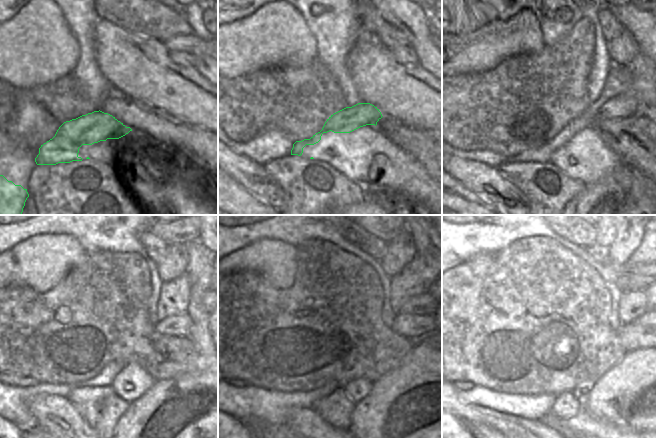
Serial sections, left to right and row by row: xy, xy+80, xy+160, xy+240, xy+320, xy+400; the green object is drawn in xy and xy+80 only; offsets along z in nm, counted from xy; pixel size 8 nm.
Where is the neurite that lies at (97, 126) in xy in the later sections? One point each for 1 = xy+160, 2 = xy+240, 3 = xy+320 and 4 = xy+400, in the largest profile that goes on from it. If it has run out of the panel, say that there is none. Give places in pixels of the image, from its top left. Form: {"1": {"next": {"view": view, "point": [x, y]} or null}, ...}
{"1": {"next": {"view": "xy+160", "point": [626, 104]}}, "2": {"next": {"view": "xy+240", "point": [178, 325]}}, "3": {"next": {"view": "xy+320", "point": [410, 326]}}, "4": {"next": {"view": "xy+400", "point": [645, 320]}}}

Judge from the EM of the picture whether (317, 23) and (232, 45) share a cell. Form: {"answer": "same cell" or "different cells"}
{"answer": "different cells"}

